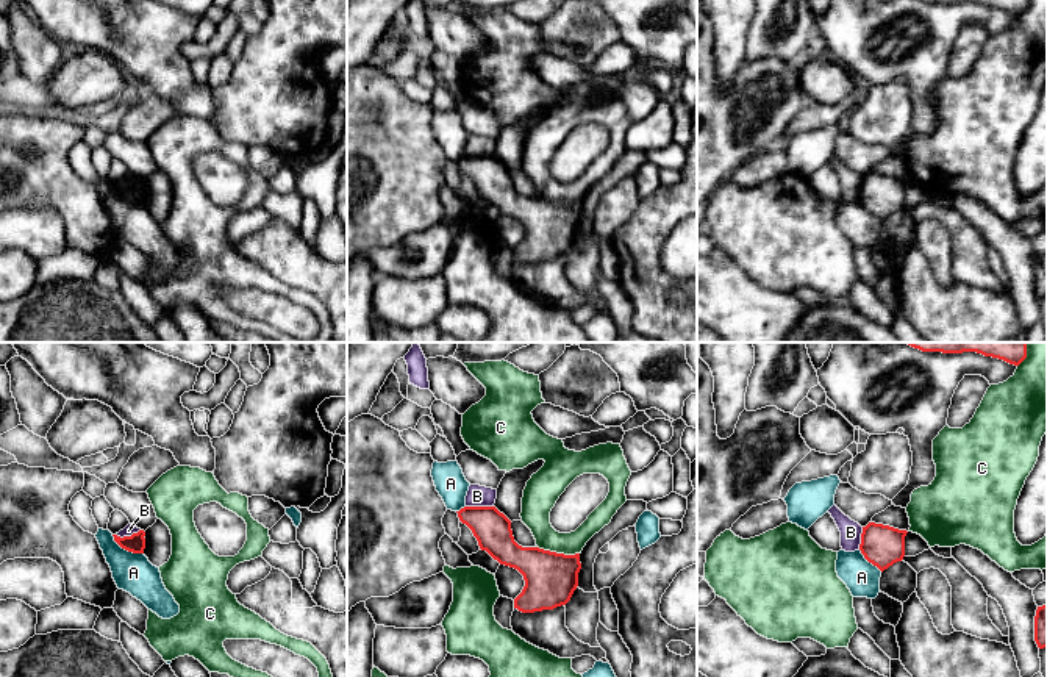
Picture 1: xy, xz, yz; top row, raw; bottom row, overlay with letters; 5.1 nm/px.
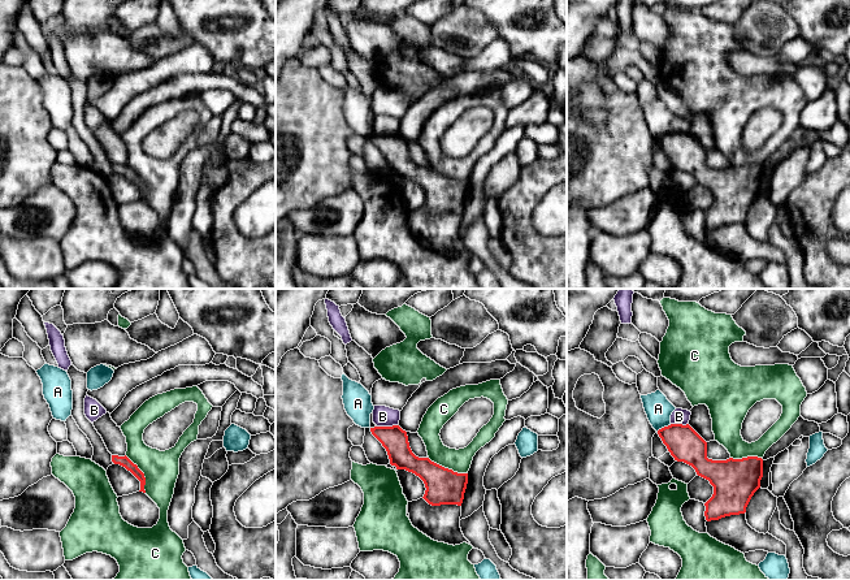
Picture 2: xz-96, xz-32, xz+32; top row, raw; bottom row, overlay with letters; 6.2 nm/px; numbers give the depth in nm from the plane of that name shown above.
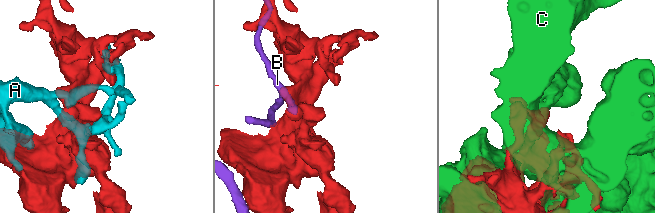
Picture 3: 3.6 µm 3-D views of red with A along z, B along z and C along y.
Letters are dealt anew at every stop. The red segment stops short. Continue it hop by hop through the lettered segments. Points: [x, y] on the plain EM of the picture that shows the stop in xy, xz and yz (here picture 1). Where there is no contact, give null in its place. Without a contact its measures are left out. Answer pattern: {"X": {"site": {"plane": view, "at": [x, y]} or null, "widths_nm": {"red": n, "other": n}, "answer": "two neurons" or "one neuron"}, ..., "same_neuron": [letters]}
{"A": {"site": {"plane": "xy", "at": [127, 199]}, "widths_nm": {"red": 100, "other": 200}, "answer": "two neurons"}, "B": {"site": {"plane": "xz", "at": [480, 157]}, "widths_nm": {"red": 190, "other": 110}, "answer": "two neurons"}, "C": {"site": {"plane": "xz", "at": [558, 204]}, "widths_nm": {"red": 280, "other": 150}, "answer": "two neurons"}, "same_neuron": []}

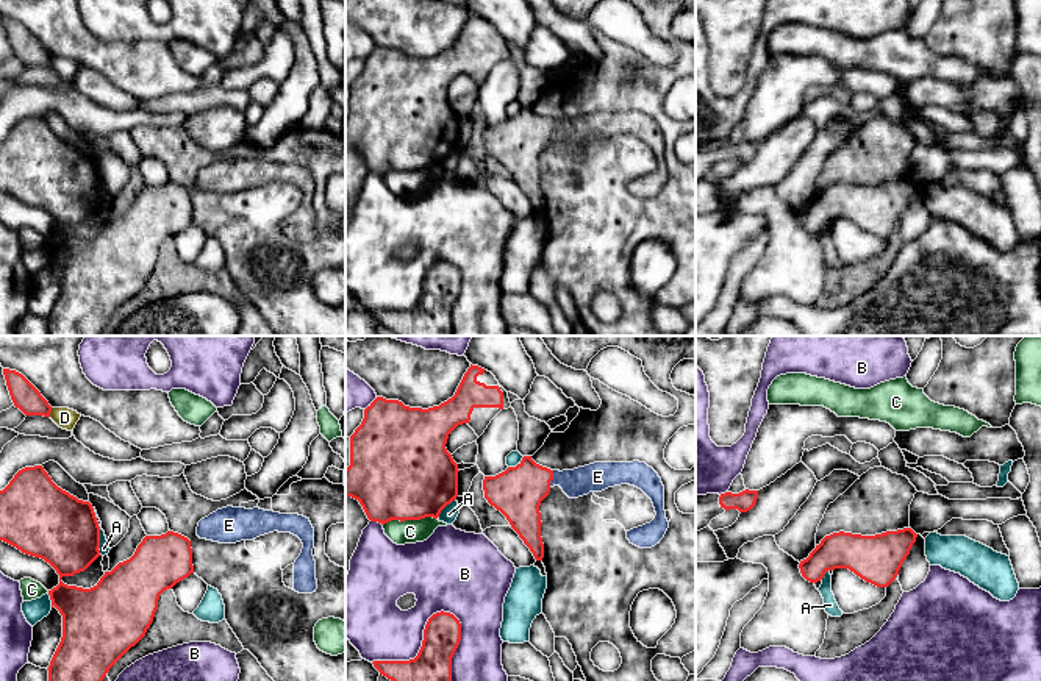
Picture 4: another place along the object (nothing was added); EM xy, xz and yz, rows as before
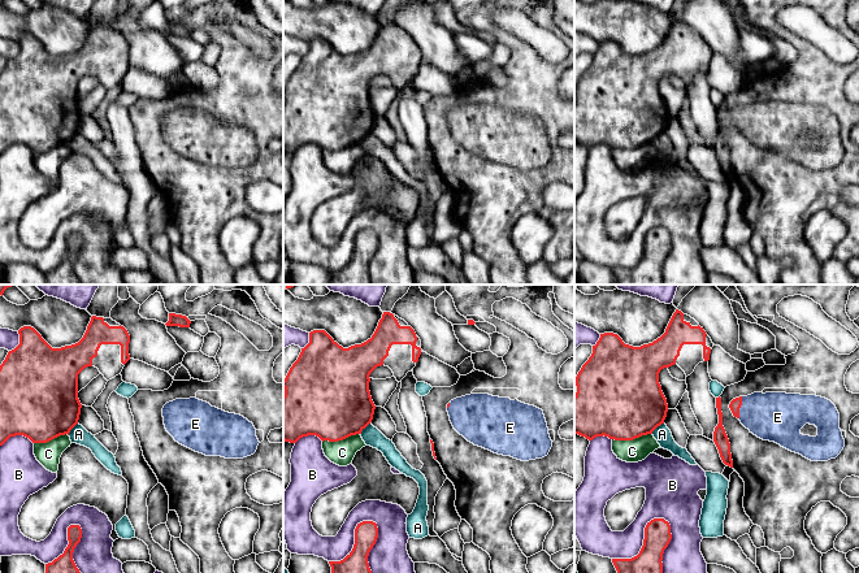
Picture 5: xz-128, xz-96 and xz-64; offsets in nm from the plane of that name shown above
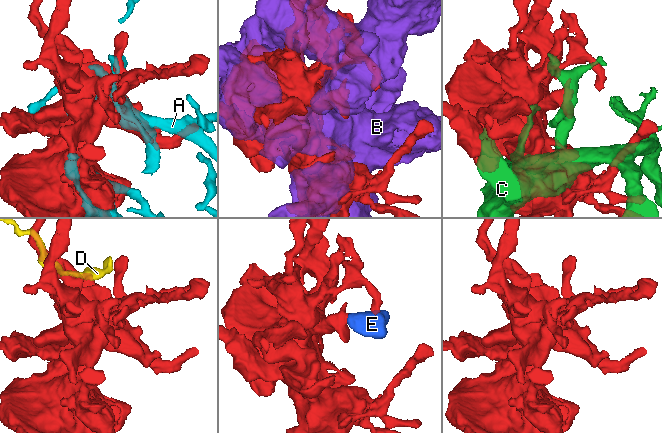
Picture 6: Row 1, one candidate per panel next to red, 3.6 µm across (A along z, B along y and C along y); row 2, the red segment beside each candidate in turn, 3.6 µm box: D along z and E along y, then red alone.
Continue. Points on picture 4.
{"A": {"site": {"plane": "xy", "at": [99, 181]}, "widths_nm": {"red": 360, "other": 50}, "answer": "two neurons"}, "B": {"site": {"plane": "xz", "at": [422, 292]}, "widths_nm": {"red": 280, "other": 300}, "answer": "two neurons"}, "C": {"site": {"plane": "xz", "at": [410, 169]}, "widths_nm": {"red": 500, "other": 130}, "answer": "two neurons"}, "D": {"site": {"plane": "xy", "at": [50, 61]}, "widths_nm": {"red": 140, "other": 110}, "answer": "two neurons"}, "E": {"site": {"plane": "xz", "at": [552, 128]}, "widths_nm": {"red": 260, "other": 150}, "answer": "one neuron"}, "same_neuron": ["E"]}

